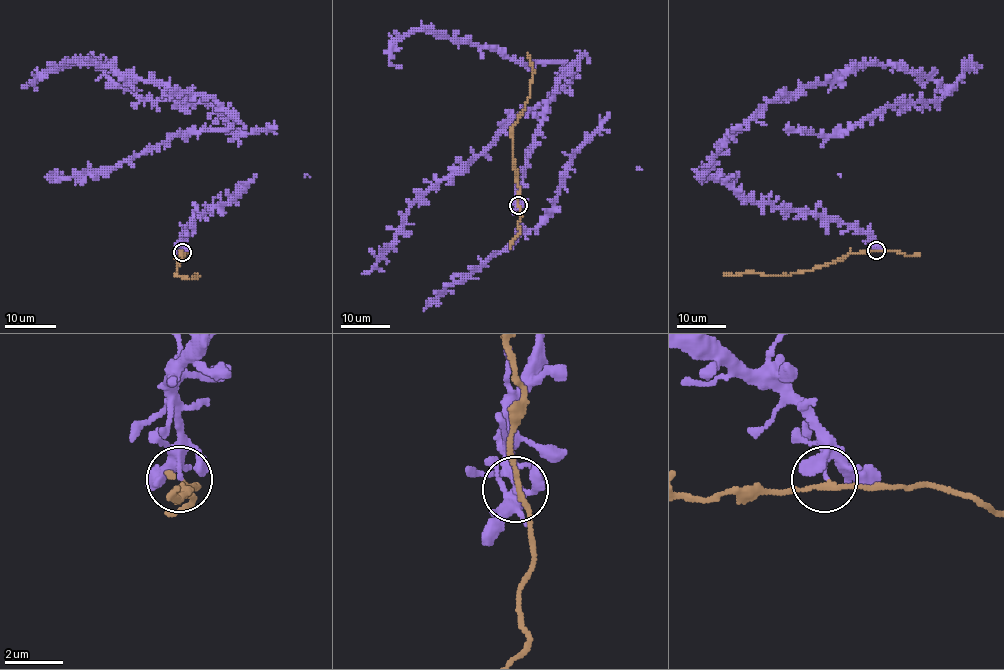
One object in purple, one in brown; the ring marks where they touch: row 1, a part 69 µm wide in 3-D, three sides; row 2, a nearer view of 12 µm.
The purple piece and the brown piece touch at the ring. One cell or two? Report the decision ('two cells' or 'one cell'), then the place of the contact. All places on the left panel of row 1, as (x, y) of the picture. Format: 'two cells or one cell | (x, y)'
two cells | (182, 252)

